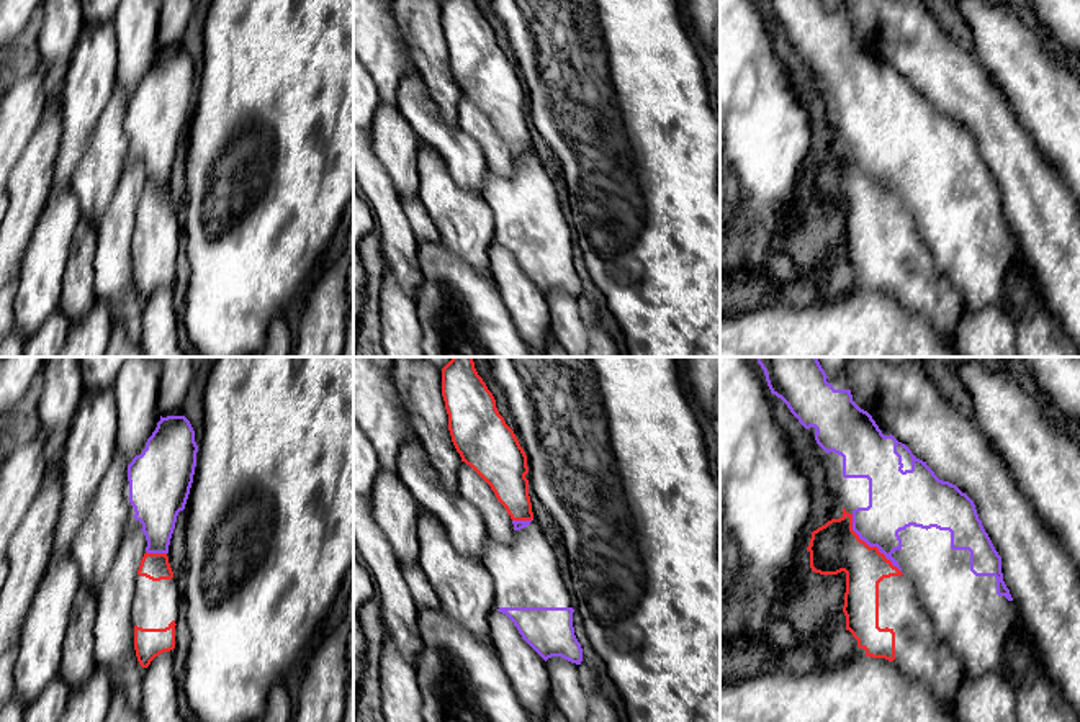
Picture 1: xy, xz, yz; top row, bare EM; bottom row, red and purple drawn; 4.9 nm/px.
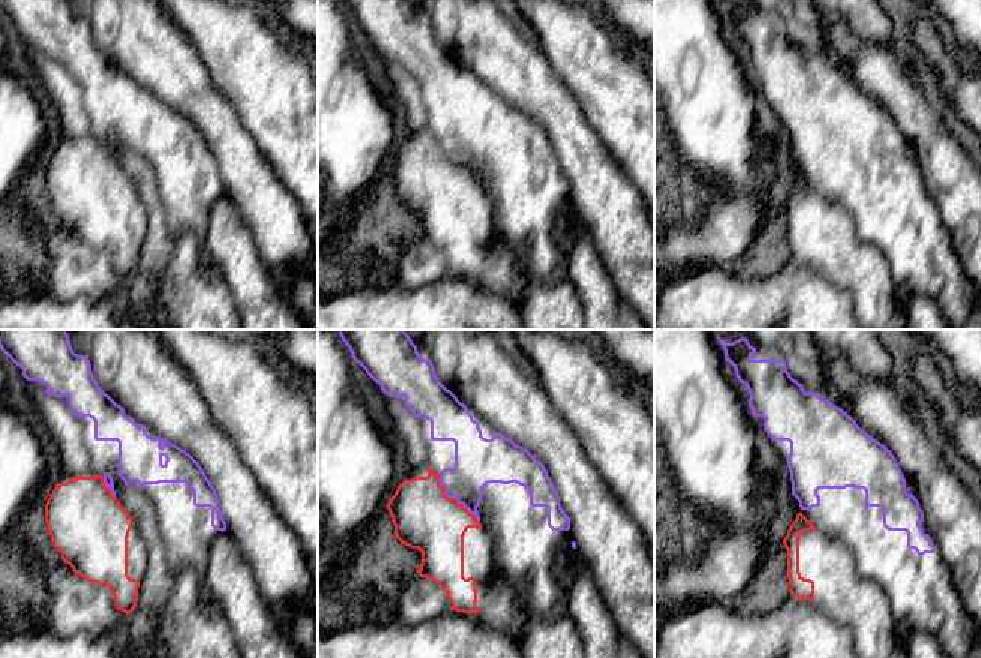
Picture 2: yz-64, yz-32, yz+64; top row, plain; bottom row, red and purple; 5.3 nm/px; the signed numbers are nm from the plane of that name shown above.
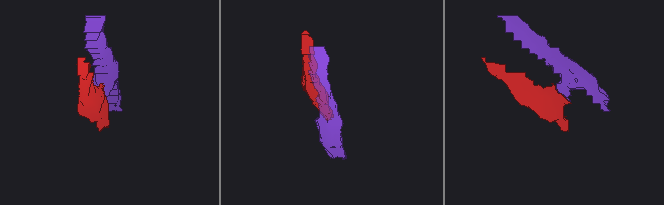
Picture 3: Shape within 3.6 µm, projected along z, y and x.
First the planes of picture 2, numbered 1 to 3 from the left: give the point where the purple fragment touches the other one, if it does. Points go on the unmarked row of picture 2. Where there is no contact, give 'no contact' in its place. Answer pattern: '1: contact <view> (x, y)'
1: contact yz-64 (107, 152)
2: contact yz-32 (452, 162)
3: no contact

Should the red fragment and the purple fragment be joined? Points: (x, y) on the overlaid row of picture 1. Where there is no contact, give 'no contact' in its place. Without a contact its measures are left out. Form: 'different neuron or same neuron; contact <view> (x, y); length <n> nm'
different neuron; contact yz (868, 546); length 380 nm

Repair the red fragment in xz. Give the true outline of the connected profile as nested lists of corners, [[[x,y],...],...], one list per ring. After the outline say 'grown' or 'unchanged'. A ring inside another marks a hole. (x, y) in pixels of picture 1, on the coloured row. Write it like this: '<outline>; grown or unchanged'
[[[453,357],[442,368],[442,396],[461,462],[491,486],[512,521],[532,521],[527,455],[499,414],[473,357]]]; unchanged

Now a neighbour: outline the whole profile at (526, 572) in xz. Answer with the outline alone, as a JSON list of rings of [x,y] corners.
[[[533,519],[512,521],[512,524],[512,542],[501,544],[488,539],[481,555],[481,563],[494,580],[494,609],[514,622],[522,639],[545,661],[561,657],[581,665],[583,648],[573,627],[574,598],[563,581],[555,550]]]

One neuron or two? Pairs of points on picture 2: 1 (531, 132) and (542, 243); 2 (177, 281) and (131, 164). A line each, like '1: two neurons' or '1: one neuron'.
1: one neuron
2: one neuron

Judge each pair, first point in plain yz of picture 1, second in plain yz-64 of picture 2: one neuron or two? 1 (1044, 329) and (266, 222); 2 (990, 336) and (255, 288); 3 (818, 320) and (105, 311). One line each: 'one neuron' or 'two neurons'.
1: two neurons
2: two neurons
3: one neuron

